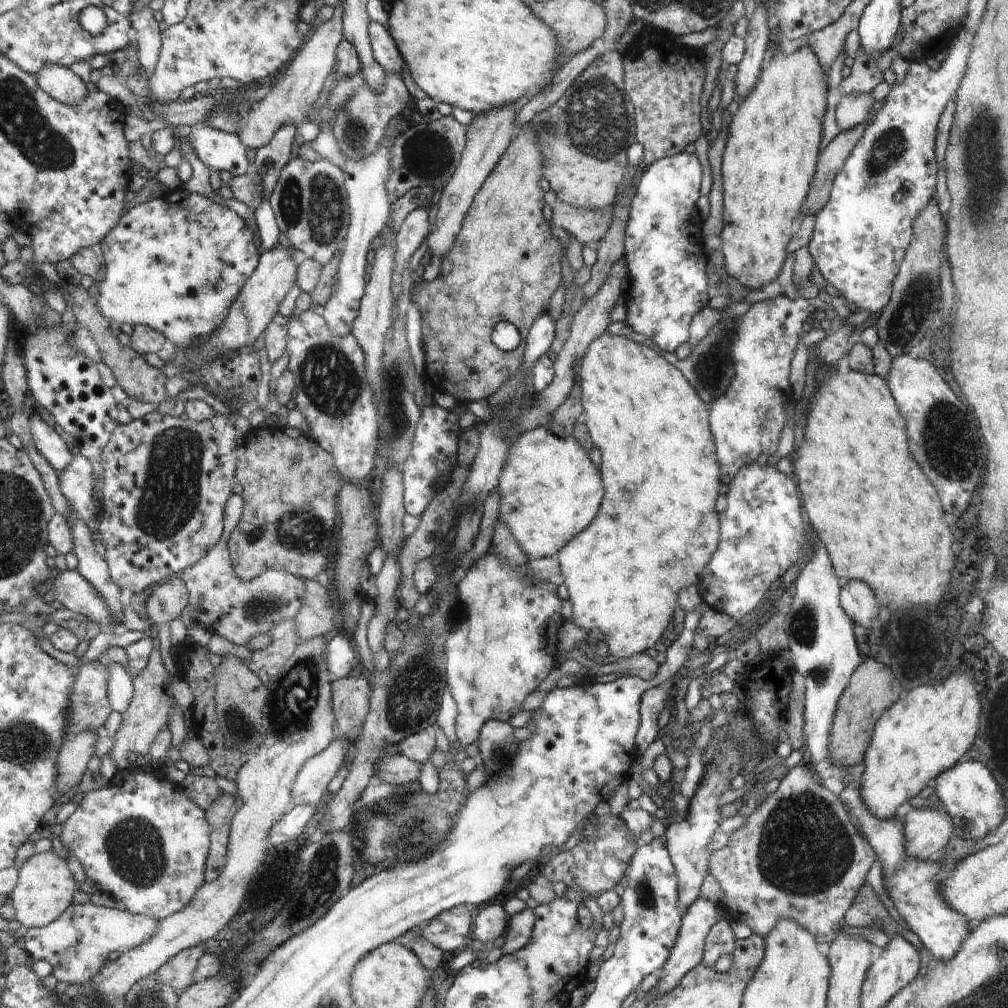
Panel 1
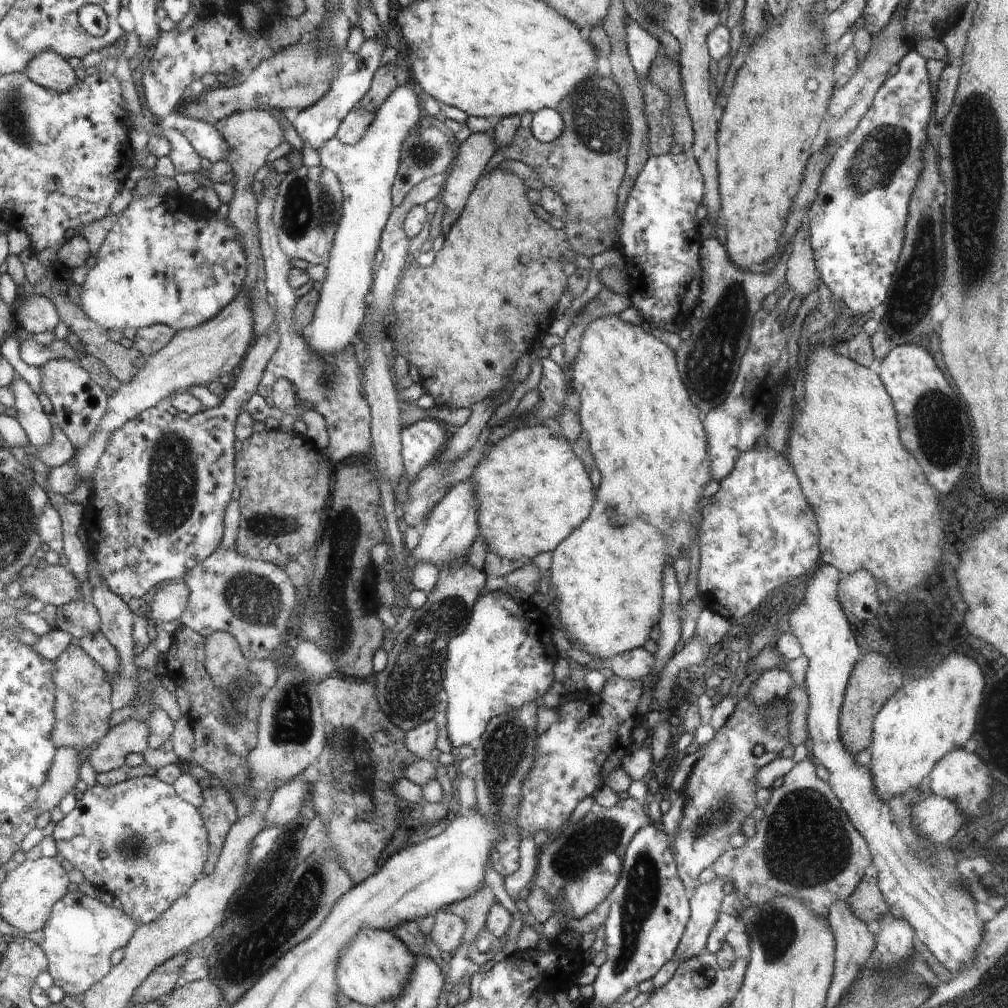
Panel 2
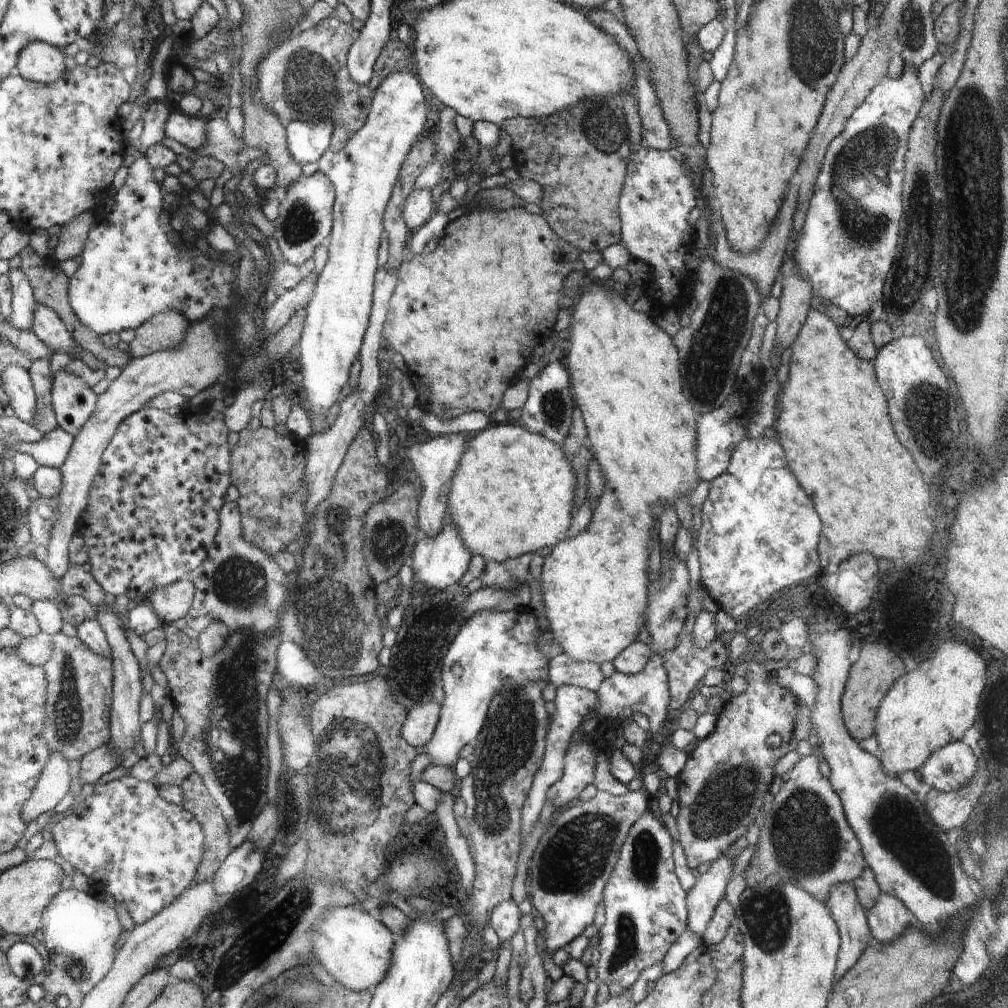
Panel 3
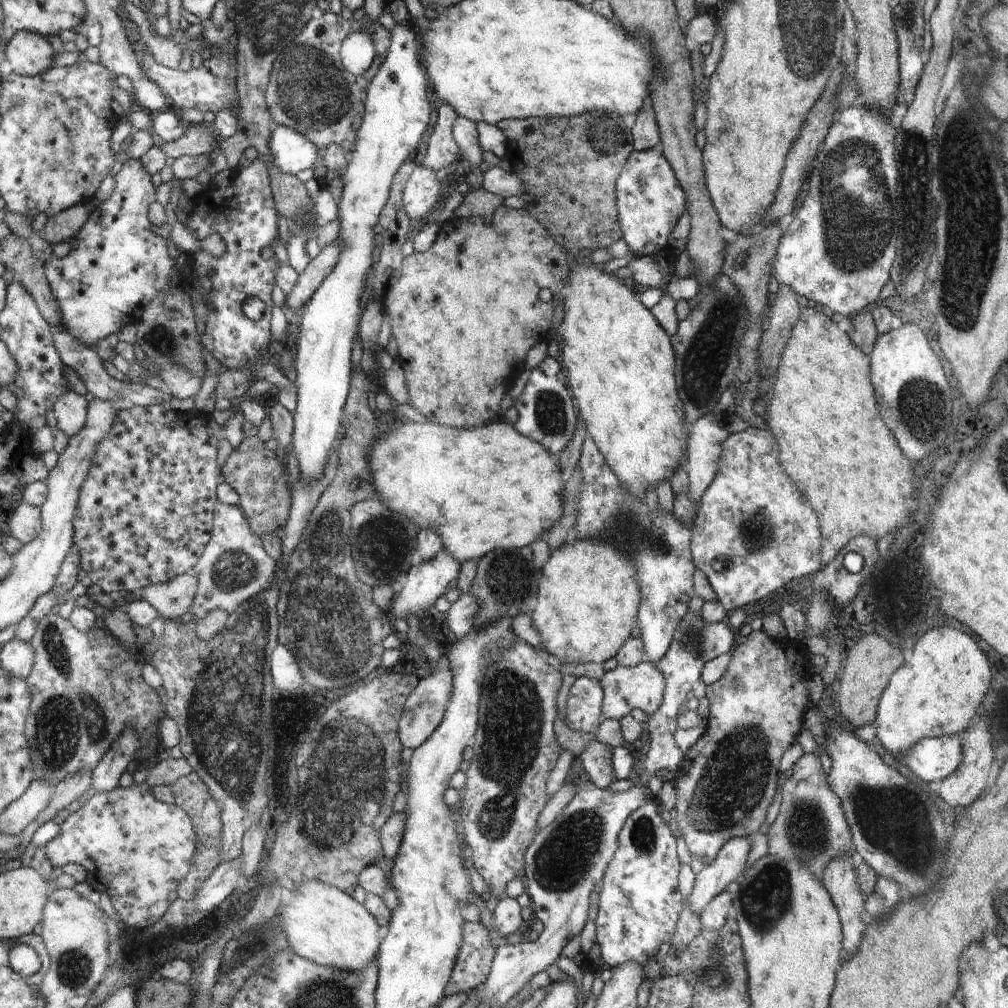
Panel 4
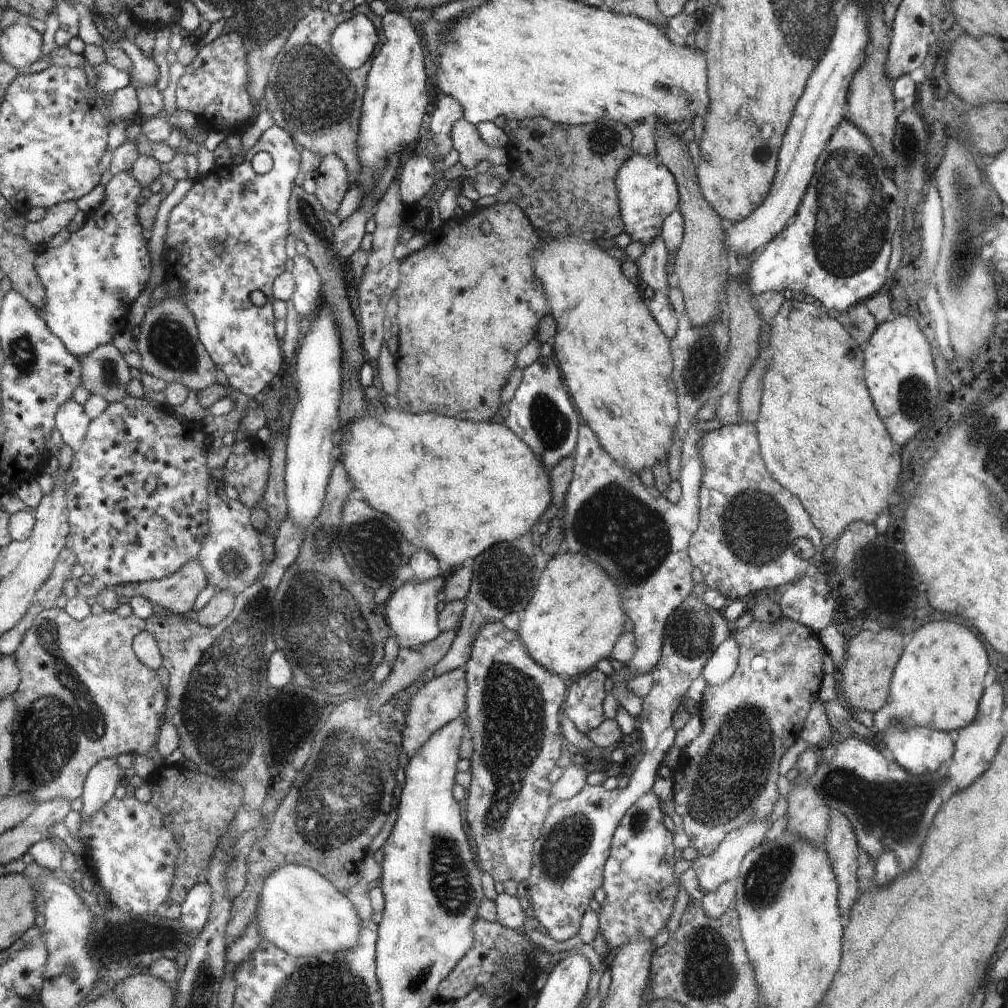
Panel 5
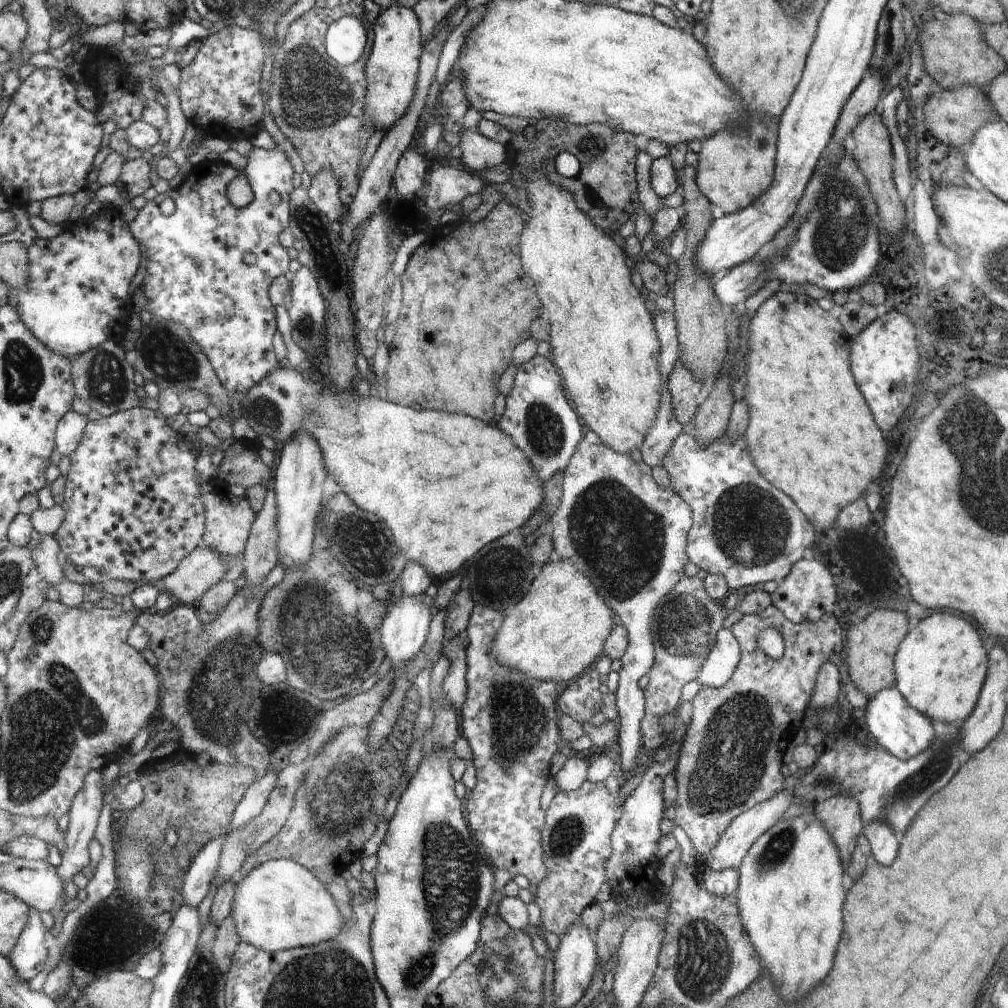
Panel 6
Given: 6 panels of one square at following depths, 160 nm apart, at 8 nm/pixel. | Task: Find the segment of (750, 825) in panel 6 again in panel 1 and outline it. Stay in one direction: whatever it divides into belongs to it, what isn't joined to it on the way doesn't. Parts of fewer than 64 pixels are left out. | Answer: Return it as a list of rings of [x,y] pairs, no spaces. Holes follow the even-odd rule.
[[[700,896],[699,901],[694,902],[688,908],[688,912],[682,920],[682,928],[679,930],[678,940],[667,958],[666,964],[660,969],[660,974],[657,975],[658,982],[655,986],[656,997],[664,996],[674,990],[680,984],[684,976],[688,974],[695,966],[698,966],[703,960],[703,953],[706,952],[707,934],[715,925],[718,913],[720,913],[719,905],[706,900]]]

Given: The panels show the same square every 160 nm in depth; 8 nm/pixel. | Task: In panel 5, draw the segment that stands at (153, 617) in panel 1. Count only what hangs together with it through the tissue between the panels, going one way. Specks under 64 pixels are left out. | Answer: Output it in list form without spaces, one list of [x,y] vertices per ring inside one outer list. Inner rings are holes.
[[[196,559],[189,561],[171,577],[119,585],[115,593],[129,598],[144,596],[152,605],[159,605],[173,614],[185,615],[193,610],[198,595],[209,584],[206,568]]]

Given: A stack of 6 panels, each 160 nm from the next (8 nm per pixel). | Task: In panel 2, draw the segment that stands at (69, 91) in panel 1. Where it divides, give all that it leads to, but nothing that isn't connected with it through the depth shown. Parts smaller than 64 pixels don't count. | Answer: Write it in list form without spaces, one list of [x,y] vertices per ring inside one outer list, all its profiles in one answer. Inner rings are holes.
[[[52,50],[36,56],[26,74],[37,84],[60,93],[69,92],[76,87],[76,70],[68,59]]]

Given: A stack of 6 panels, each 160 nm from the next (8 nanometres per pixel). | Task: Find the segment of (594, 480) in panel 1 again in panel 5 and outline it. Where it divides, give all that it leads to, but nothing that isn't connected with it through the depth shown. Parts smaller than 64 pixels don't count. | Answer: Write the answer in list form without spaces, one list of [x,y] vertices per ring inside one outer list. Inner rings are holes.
[[[379,405],[378,416],[364,416],[355,422],[346,424],[340,428],[338,438],[338,458],[351,478],[352,486],[356,486],[358,496],[374,510],[386,514],[392,518],[398,526],[402,536],[415,550],[428,550],[442,568],[453,570],[462,567],[466,558],[474,561],[480,554],[487,552],[493,545],[500,542],[511,542],[524,536],[526,532],[535,531],[540,518],[551,510],[552,496],[550,492],[550,470],[543,466],[542,460],[522,439],[510,428],[506,427],[502,420],[495,422],[477,422],[460,418],[446,417],[440,414],[428,412],[425,414],[411,414],[404,410],[395,410],[390,407],[386,410]]]

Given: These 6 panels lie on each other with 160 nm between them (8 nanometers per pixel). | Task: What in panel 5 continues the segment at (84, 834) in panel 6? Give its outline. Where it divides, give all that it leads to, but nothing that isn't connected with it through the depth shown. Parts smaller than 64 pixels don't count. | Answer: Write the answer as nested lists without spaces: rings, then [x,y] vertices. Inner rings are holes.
[[[114,758],[100,760],[93,768],[90,768],[81,795],[82,818],[94,816],[102,806],[106,806],[123,779],[123,772]]]

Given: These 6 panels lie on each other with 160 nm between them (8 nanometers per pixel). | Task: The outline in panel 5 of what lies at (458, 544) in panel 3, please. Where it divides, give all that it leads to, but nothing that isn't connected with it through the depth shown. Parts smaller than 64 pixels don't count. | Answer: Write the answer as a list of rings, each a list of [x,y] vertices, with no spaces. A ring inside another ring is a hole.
[[[442,568],[436,578],[430,578],[424,582],[409,579],[398,590],[393,590],[385,606],[387,607],[388,626],[392,628],[392,636],[400,648],[404,646],[404,648],[415,649],[418,645],[427,645],[428,642],[435,641],[439,637],[436,594],[442,590],[445,577],[446,569]]]

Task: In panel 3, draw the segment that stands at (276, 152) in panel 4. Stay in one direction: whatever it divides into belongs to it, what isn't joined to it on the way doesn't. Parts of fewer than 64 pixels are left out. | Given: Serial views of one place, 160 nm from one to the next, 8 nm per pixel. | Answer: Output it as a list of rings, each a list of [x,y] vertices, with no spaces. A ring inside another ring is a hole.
[[[290,122],[286,125],[288,152],[300,166],[308,162],[318,162],[330,148],[332,122]]]

